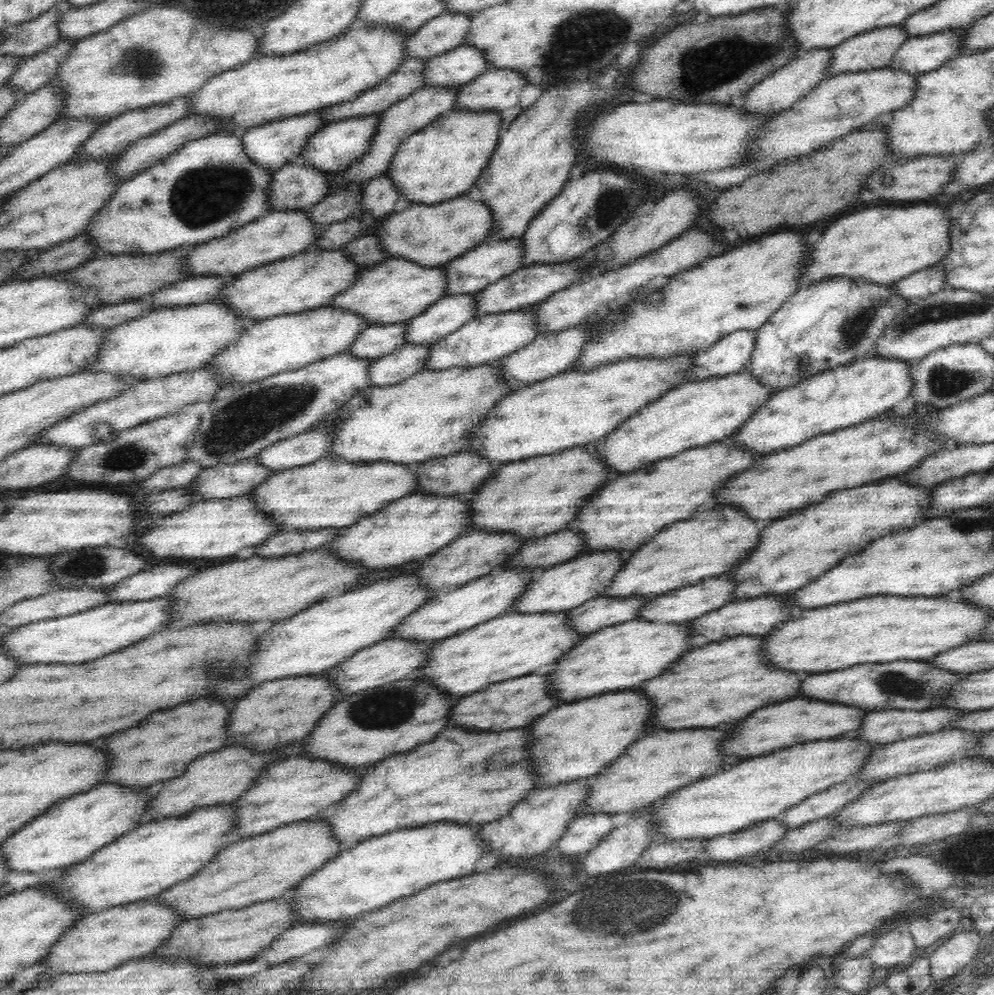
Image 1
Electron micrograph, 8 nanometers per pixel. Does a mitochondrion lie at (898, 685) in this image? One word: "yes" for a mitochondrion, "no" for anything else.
yes

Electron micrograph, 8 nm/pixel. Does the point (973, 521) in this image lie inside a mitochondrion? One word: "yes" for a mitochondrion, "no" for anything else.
yes

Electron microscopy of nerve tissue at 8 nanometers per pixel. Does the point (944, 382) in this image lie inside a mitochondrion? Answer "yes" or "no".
yes

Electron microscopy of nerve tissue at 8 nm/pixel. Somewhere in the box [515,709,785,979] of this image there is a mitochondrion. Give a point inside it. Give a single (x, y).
(640, 901)

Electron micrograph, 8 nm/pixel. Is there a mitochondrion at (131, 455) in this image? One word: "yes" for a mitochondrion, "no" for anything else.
yes

